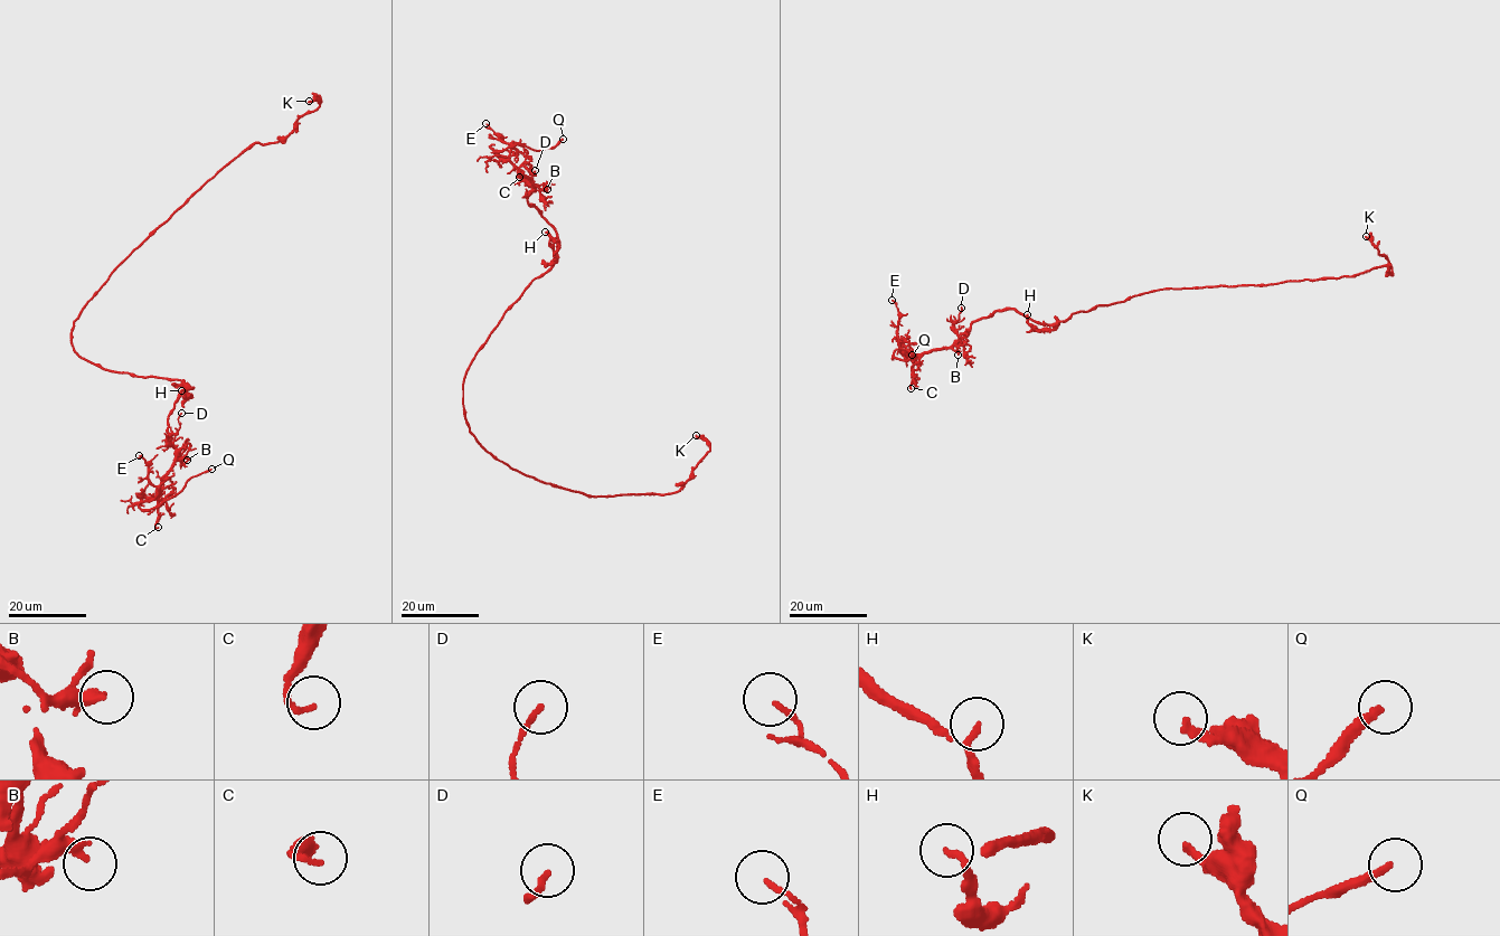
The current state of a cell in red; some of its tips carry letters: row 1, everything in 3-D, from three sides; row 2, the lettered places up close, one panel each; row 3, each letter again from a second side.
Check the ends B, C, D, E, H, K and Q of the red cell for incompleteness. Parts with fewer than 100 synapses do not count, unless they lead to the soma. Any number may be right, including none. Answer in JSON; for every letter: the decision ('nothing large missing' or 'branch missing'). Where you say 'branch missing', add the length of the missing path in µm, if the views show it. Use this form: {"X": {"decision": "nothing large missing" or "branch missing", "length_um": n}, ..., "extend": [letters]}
{"B": {"decision": "nothing large missing"}, "C": {"decision": "nothing large missing"}, "D": {"decision": "nothing large missing"}, "E": {"decision": "nothing large missing"}, "H": {"decision": "nothing large missing"}, "K": {"decision": "nothing large missing"}, "Q": {"decision": "branch missing", "length_um": 20}, "extend": ["Q"]}

